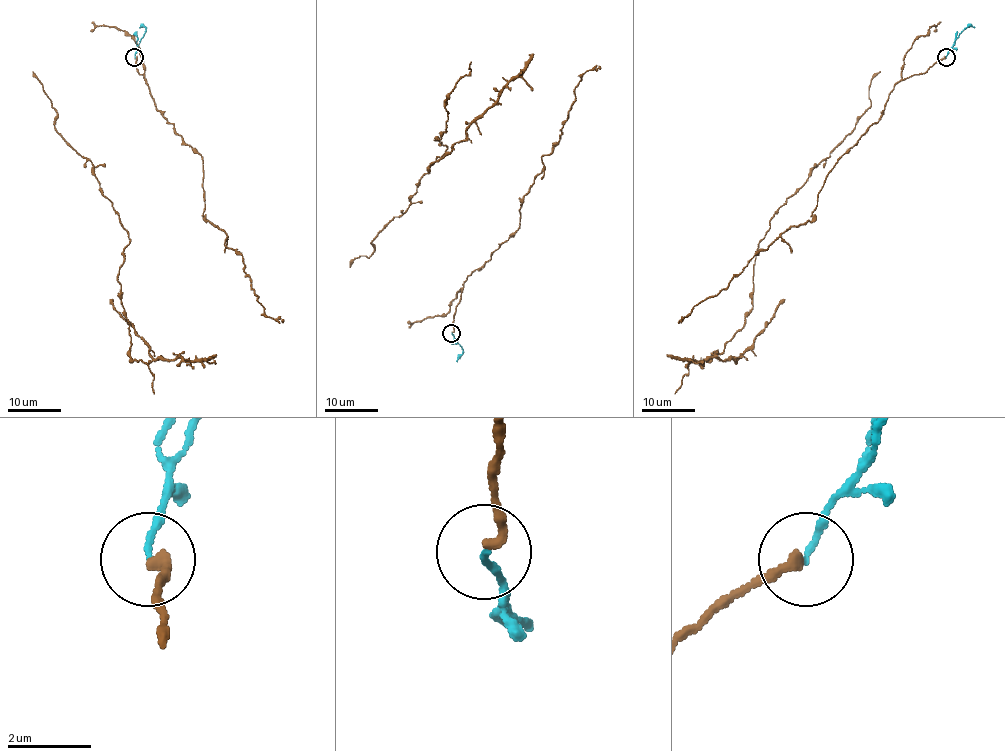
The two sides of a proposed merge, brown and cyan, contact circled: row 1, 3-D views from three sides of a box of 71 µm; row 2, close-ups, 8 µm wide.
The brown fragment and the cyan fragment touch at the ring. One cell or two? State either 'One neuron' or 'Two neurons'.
One neuron

